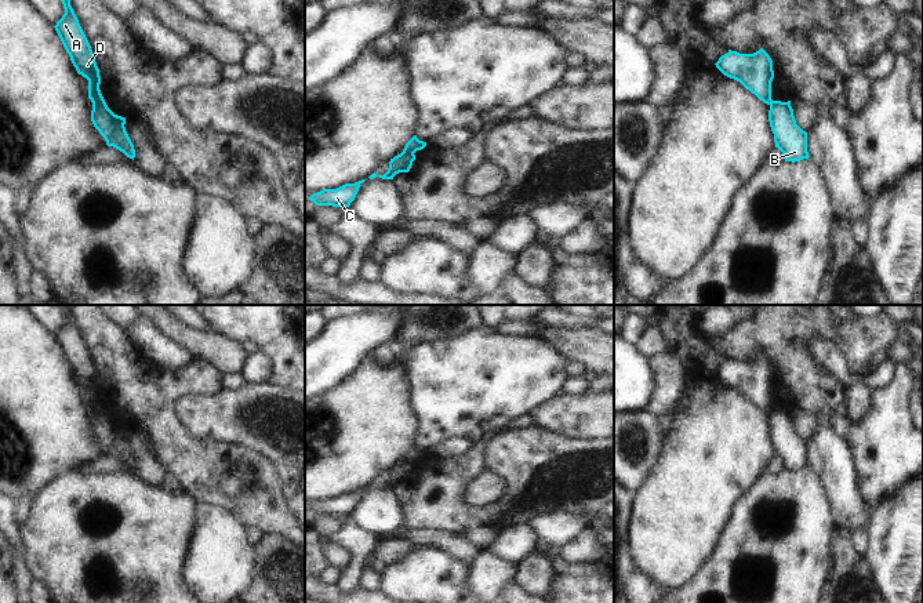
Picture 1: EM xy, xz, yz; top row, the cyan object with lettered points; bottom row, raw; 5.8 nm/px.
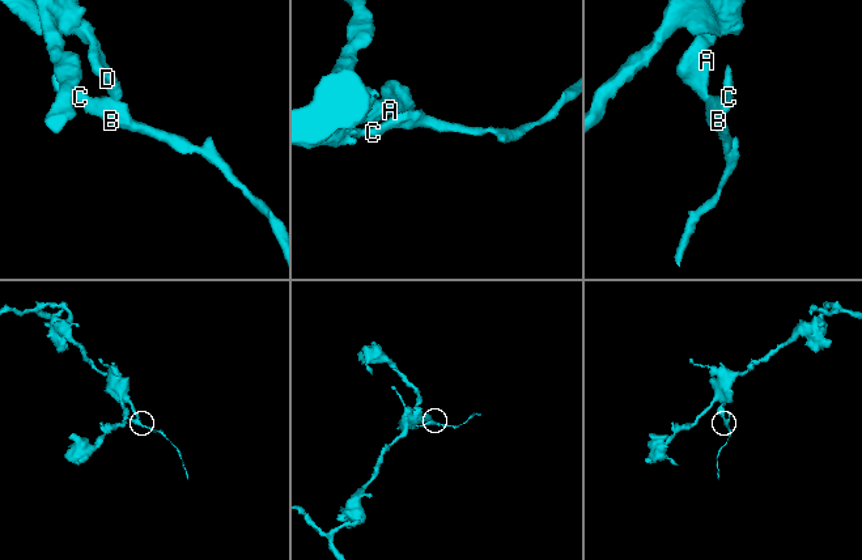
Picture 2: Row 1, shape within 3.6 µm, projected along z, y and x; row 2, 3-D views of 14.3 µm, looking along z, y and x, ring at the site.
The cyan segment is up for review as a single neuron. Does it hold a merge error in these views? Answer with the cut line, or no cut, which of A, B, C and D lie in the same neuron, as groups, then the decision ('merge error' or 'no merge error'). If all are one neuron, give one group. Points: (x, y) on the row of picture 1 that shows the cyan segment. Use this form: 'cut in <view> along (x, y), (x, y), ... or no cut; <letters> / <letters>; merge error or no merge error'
cut in xy along (93, 102), (106, 108); A D / B C; merge error

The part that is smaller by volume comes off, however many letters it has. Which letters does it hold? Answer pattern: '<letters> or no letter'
B, C

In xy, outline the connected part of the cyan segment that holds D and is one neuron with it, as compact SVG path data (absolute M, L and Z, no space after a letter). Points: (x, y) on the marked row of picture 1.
M70 0L61 1L63 4L65 14L54 28L77 73L88 80L88 98L91 102L98 108L108 108L99 90L101 76L91 46L70 6Z

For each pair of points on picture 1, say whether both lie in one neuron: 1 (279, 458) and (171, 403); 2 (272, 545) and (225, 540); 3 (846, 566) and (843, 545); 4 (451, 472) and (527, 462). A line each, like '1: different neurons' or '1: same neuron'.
1: same neuron
2: different neurons
3: same neuron
4: same neuron

